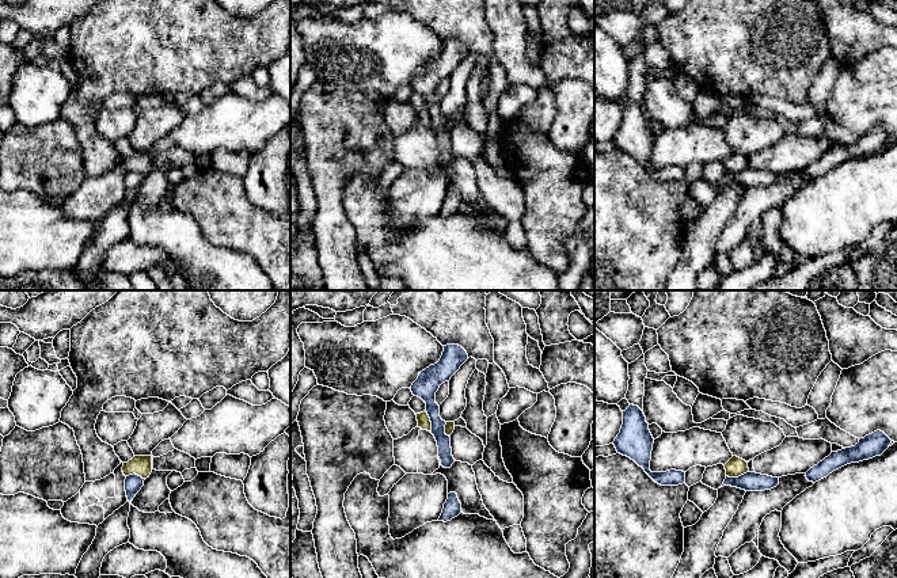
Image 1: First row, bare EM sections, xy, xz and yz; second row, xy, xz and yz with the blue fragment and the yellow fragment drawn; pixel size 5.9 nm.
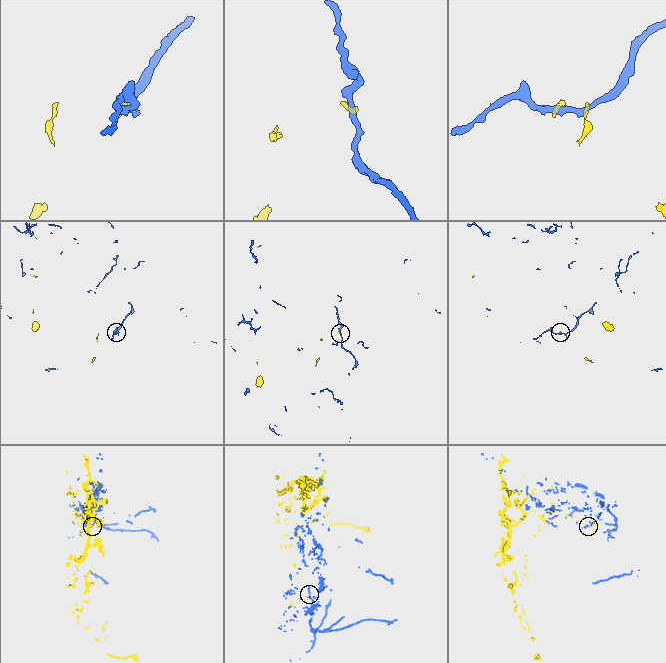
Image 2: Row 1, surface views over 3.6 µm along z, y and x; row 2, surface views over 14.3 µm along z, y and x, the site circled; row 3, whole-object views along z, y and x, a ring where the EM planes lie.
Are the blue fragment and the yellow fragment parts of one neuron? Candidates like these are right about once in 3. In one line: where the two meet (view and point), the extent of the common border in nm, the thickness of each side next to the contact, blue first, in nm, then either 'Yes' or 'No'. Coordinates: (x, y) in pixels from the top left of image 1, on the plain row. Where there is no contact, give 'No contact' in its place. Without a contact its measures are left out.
Touches blue at yz (738, 172). Shared border 140 nm. Thickness 110 nm (blue) against 120 nm. No

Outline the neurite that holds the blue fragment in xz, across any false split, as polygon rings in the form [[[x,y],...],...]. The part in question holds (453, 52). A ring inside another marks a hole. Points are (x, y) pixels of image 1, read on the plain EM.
[[[459,41],[444,42],[440,57],[422,66],[411,81],[414,92],[426,99],[426,109],[432,118],[432,130],[438,142],[438,153],[444,164],[451,164],[455,159],[451,144],[451,133],[445,130],[446,118],[440,113],[440,102],[436,99],[436,88],[440,81],[449,77],[451,73],[468,56],[467,47]]]

